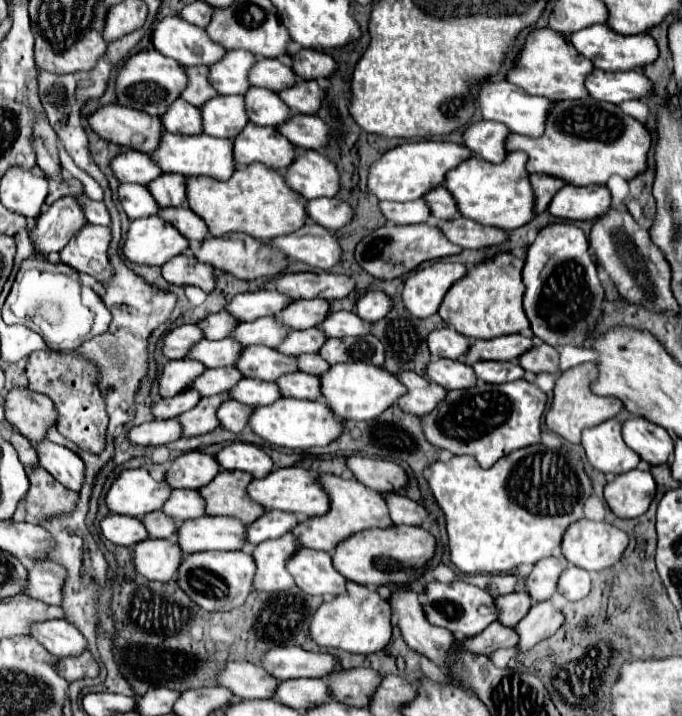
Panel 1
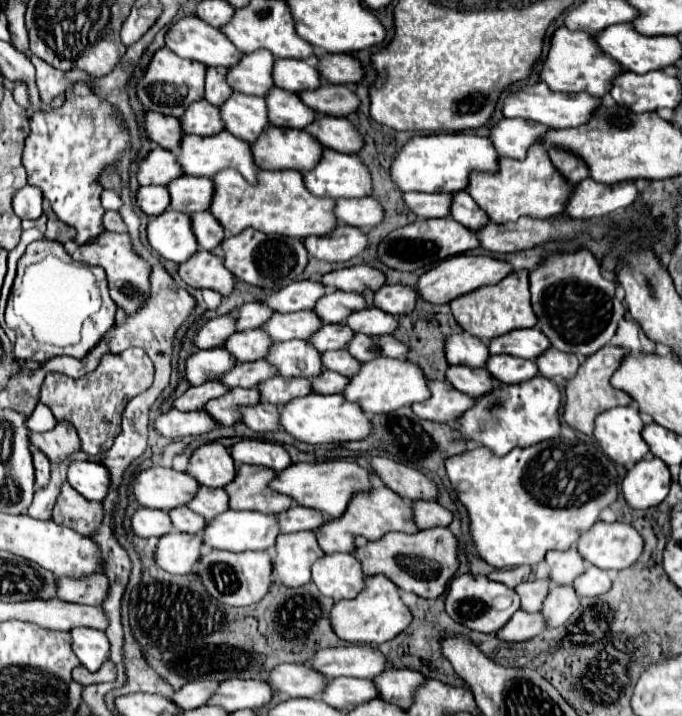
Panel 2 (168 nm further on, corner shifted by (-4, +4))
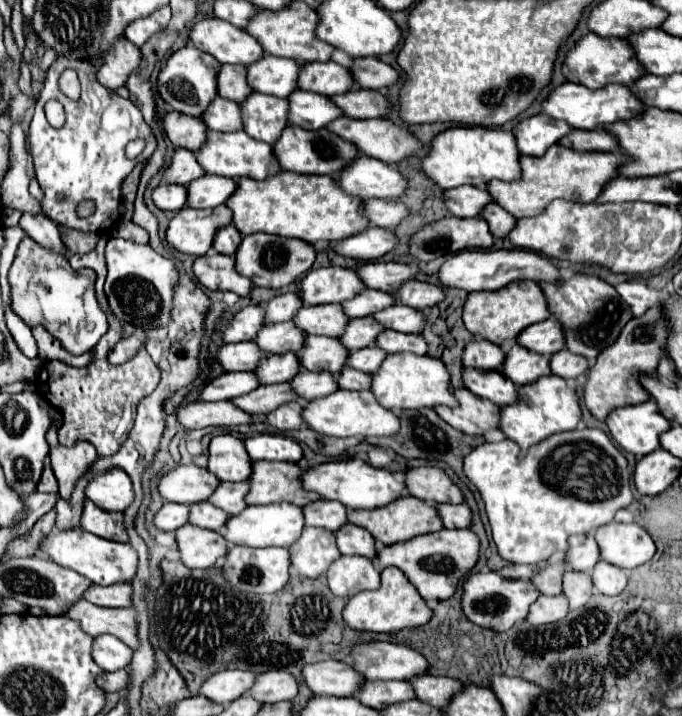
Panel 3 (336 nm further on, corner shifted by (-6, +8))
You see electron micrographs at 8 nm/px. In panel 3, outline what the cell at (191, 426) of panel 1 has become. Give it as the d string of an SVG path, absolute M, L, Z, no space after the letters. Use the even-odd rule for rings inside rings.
M270 384L270 386L258 386L256 390L232 398L230 402L244 410L246 414L268 414L270 410L278 408L280 404L286 404L290 400L300 400L292 390L290 384Z

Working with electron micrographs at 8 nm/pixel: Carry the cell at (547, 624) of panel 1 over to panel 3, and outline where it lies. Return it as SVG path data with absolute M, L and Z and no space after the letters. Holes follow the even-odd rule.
M572 570L564 572L562 594L568 598L570 610L578 610L592 596L592 580L590 580L590 576L582 574L582 572L572 572Z

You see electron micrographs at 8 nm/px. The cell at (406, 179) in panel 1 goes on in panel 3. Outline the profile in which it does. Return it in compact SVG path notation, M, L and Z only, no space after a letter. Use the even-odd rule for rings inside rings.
M448 128L430 140L430 150L420 160L424 174L442 190L456 188L462 184L470 184L476 188L484 188L492 178L498 180L514 180L520 178L520 152L512 138L510 130L494 130L494 128Z

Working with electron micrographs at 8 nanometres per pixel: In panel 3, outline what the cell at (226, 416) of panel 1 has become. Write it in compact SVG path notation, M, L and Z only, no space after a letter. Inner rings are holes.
M286 402L286 404L278 406L276 410L268 412L266 422L278 430L296 430L304 424L300 418L300 412L302 412L300 402Z

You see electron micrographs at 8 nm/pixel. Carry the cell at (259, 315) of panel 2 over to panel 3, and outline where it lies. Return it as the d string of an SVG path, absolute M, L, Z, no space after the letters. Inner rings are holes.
M280 294L264 304L264 322L286 322L292 320L296 310L302 306L302 300L296 294Z

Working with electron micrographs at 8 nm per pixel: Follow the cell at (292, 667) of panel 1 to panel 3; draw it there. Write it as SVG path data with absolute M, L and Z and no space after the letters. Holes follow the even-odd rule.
M362 642L352 648L350 658L366 680L408 680L428 668L422 654L392 642Z

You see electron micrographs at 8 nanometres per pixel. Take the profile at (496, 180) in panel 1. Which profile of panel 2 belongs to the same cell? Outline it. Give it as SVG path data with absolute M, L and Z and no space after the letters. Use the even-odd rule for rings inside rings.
M534 144L528 150L526 160L500 158L498 172L474 172L468 184L468 194L488 214L488 218L498 224L516 222L520 216L560 216L564 214L572 190L574 184L570 184L558 170L554 170L554 164L542 144Z

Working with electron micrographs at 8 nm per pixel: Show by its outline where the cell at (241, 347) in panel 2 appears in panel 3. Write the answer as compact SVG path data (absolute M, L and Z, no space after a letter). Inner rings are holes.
M294 322L266 324L260 328L252 342L256 342L256 346L266 356L272 356L284 352L298 352L304 344L304 334L294 326Z

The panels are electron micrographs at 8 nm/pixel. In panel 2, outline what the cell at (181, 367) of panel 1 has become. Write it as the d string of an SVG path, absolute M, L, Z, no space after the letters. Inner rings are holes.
M224 348L198 350L186 360L186 380L192 386L200 386L208 380L218 380L236 366L234 356Z

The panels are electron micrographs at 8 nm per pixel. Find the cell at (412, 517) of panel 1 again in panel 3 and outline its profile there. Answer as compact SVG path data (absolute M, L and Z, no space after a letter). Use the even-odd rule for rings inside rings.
M438 504L436 506L444 528L468 528L472 512L466 504Z

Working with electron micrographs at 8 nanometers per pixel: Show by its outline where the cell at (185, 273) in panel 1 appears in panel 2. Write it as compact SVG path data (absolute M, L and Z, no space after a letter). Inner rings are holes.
M198 250L190 260L180 264L178 274L192 288L210 288L222 296L230 296L236 284L236 278L224 266L224 260L208 250Z

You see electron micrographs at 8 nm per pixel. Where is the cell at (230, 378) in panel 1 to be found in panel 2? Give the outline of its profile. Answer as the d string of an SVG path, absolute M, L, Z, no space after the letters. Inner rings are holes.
M256 360L248 364L236 364L234 370L222 378L222 382L226 382L230 388L256 388L272 376L276 376L276 368L268 360Z

